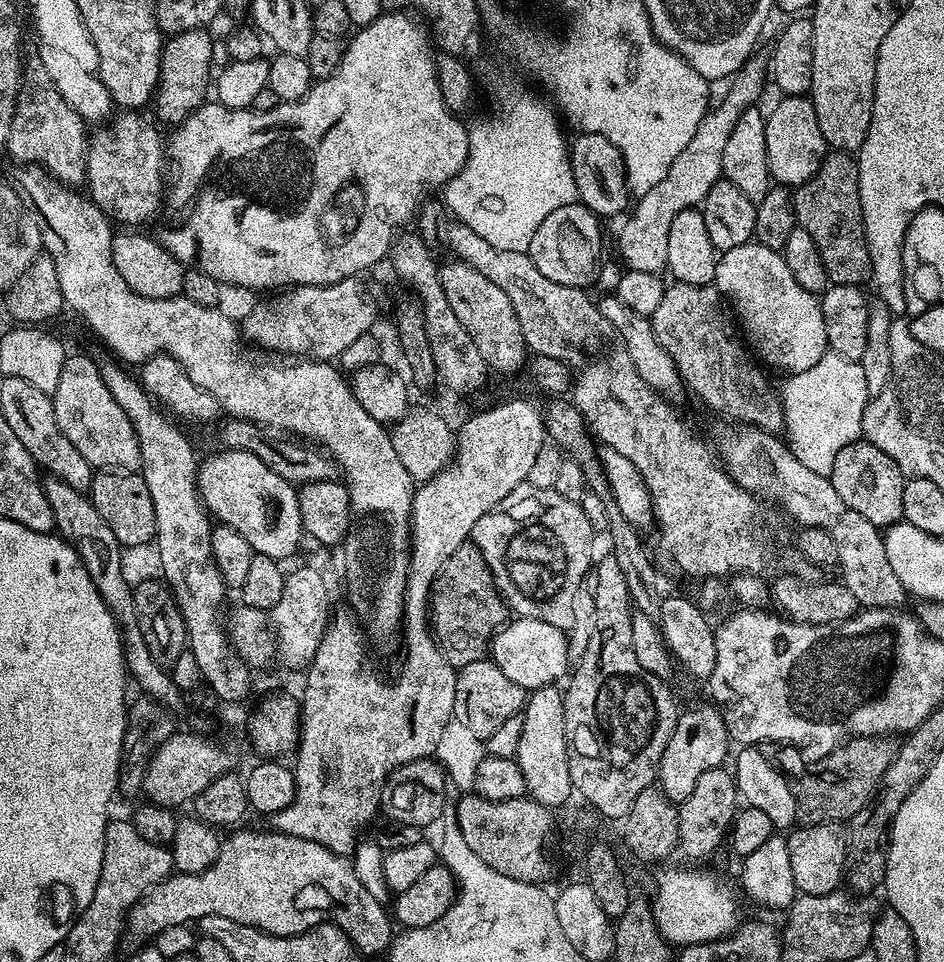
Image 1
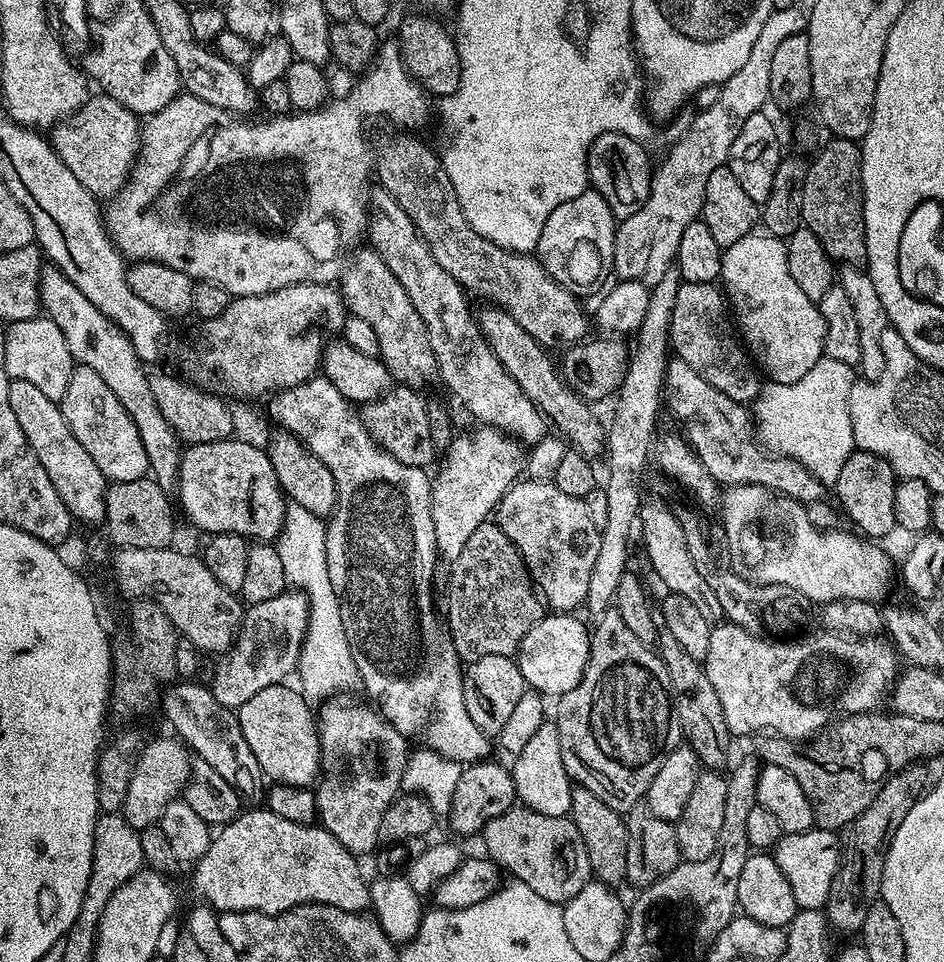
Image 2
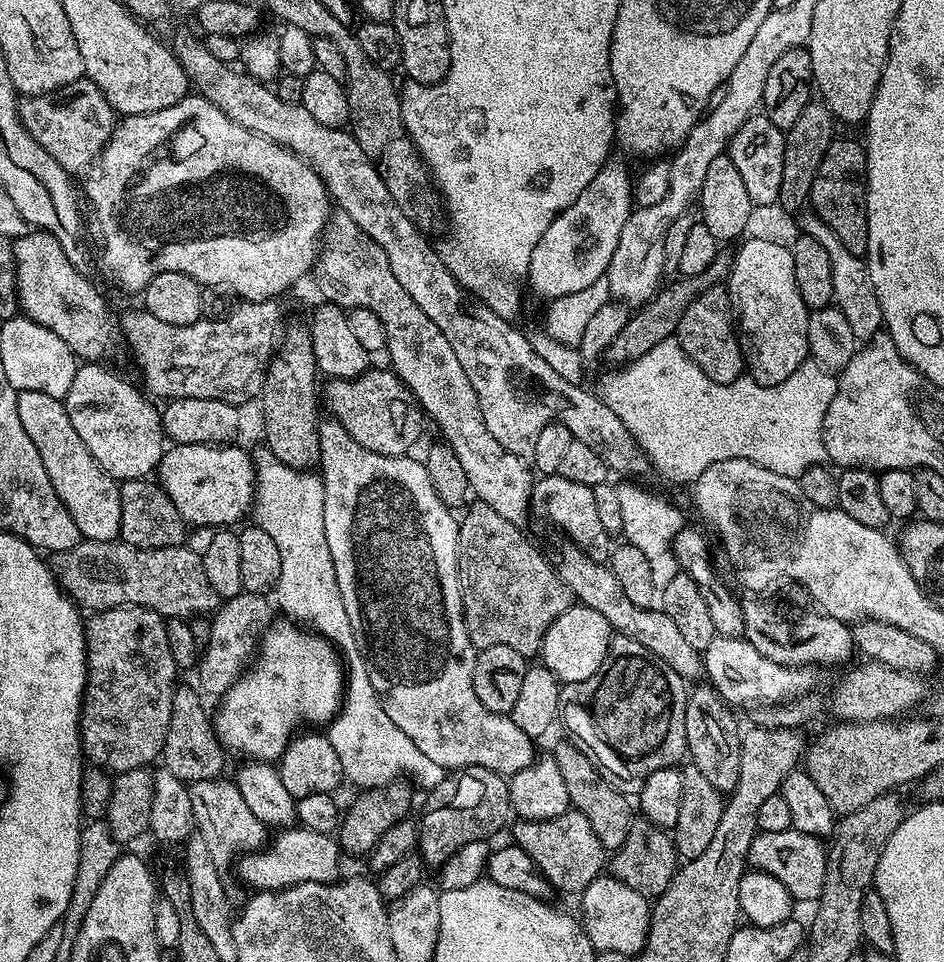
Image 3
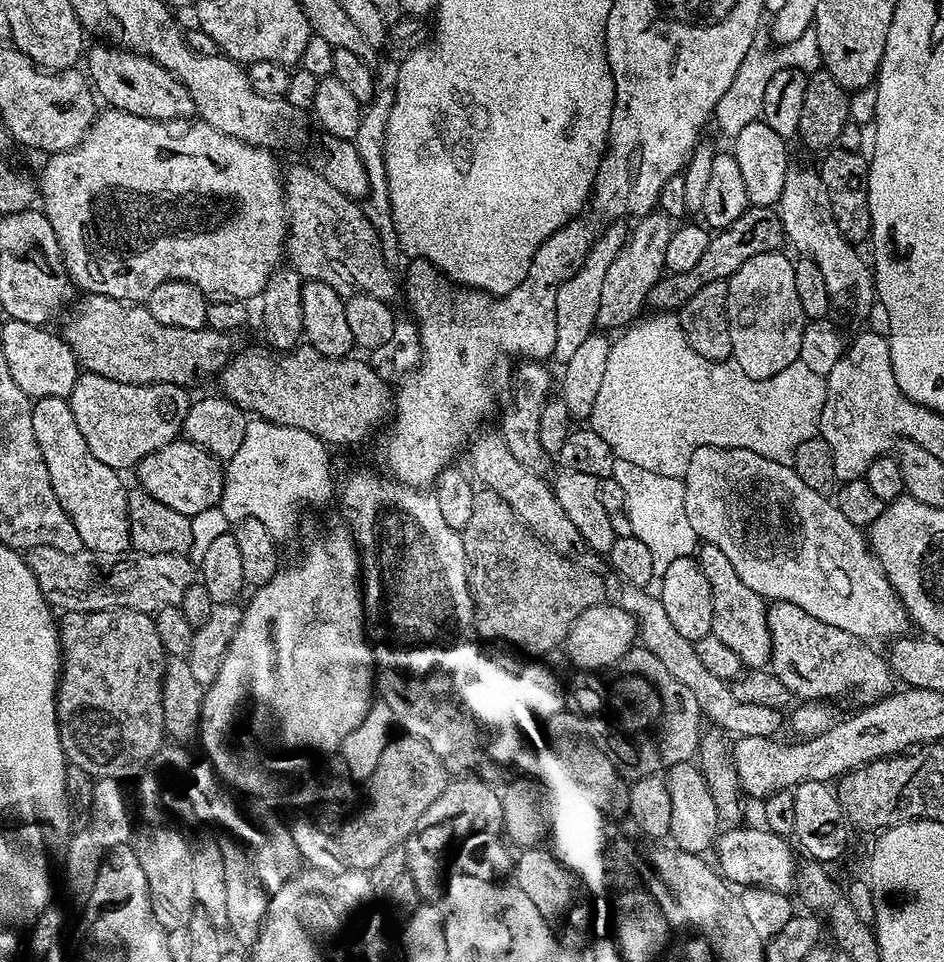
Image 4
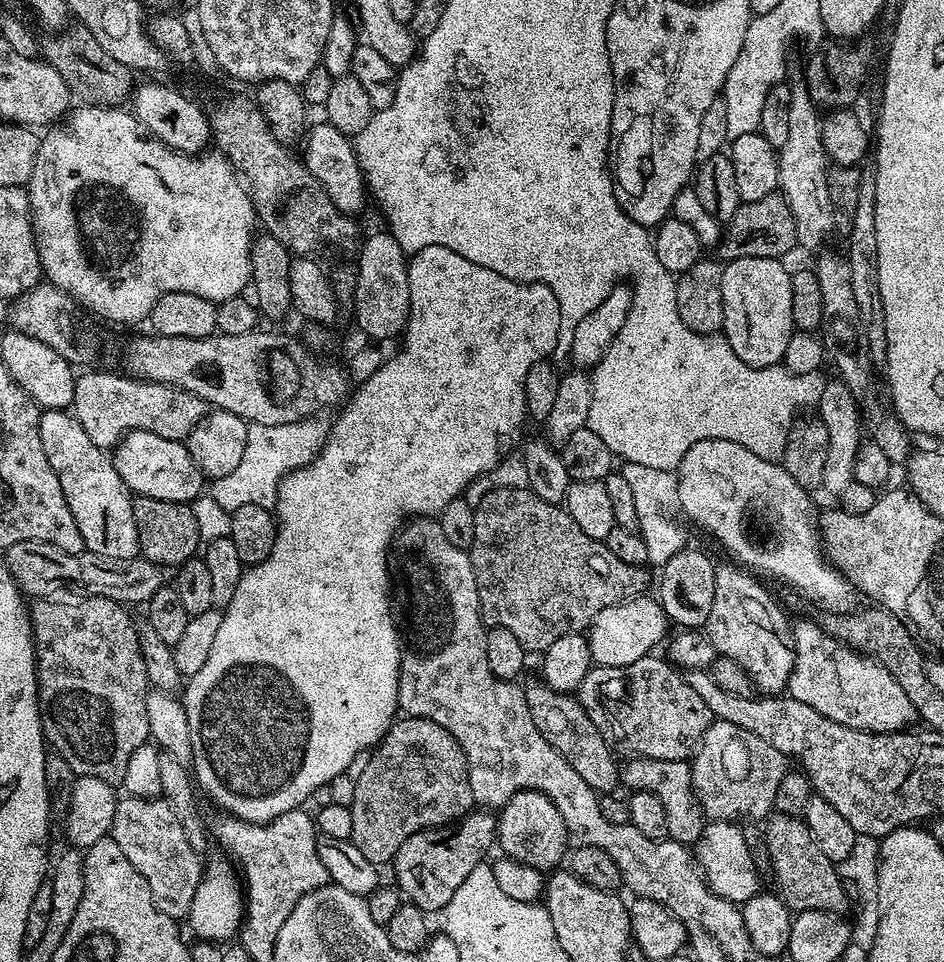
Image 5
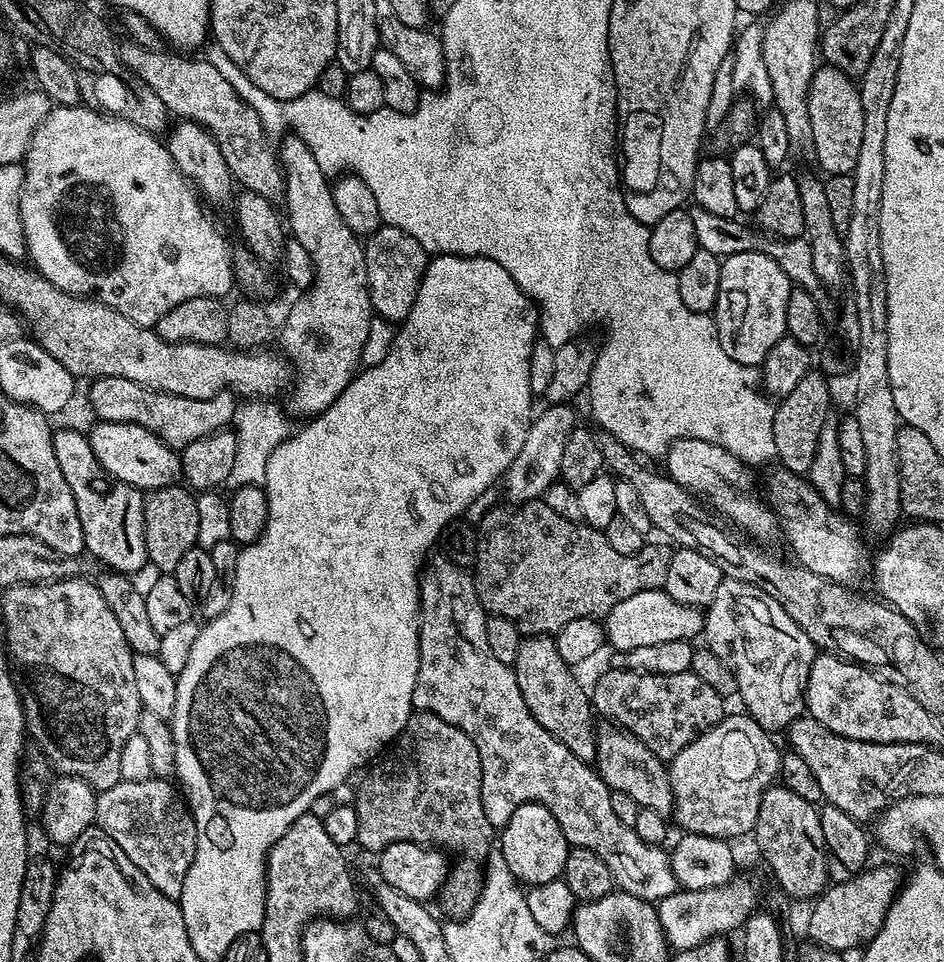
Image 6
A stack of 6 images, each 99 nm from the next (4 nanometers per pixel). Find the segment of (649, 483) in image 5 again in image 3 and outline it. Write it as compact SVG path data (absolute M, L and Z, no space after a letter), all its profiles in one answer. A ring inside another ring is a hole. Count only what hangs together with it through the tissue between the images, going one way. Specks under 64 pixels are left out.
M626 480L626 483L619 483L618 502L621 503L622 511L622 536L623 539L642 551L646 560L650 563L651 578L658 592L662 592L670 584L680 571L676 556L672 552L672 544L685 527L684 520L678 507L662 496L658 496L636 484L636 482Z

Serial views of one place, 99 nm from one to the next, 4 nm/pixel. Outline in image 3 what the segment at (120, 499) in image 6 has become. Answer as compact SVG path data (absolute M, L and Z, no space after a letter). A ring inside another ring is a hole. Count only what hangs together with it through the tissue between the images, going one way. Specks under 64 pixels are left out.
M38 390L17 392L16 401L22 430L26 430L30 442L34 442L42 466L46 466L46 474L50 474L50 486L54 486L54 494L58 494L66 506L70 518L74 518L74 526L78 526L81 537L98 542L116 540L122 522L120 484L106 474L90 450L86 450L86 442L78 438L78 430L74 430L74 422L70 422L64 401L50 398L50 394L38 394Z

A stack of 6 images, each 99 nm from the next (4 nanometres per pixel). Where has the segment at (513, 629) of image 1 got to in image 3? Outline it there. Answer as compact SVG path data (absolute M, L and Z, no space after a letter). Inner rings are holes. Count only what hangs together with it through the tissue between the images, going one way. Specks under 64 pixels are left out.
M573 603L562 615L557 618L546 630L546 634L540 640L538 653L543 667L549 668L561 685L586 682L602 666L602 662L608 653L608 642L614 633L612 627L598 614L598 610L590 610L585 604Z

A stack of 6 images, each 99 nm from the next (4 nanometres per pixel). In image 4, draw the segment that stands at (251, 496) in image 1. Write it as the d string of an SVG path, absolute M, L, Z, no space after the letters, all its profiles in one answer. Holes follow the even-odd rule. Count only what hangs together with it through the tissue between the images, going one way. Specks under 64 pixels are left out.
M177 438L171 440L152 454L146 454L134 469L139 487L146 494L158 498L158 502L166 502L170 510L178 510L178 514L192 517L202 514L202 510L210 510L220 503L220 495L224 486L224 468L221 461L211 456L206 450L189 440Z

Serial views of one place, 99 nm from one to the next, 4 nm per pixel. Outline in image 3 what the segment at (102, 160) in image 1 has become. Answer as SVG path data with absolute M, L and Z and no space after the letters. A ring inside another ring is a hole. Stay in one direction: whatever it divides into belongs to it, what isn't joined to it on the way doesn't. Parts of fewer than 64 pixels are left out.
M87 78L68 85L59 98L49 94L25 99L19 110L20 121L22 126L26 126L30 138L34 138L34 142L38 142L38 146L42 146L42 150L46 150L46 154L50 154L50 158L70 174L87 173L99 161L106 142L112 136L112 129L118 123L118 114L110 102L106 102L102 90Z

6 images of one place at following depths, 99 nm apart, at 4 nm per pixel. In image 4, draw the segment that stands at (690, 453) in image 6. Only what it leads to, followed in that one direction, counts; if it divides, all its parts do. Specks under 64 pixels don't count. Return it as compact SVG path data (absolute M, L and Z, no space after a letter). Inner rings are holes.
M702 446L690 456L690 466L686 466L682 479L686 513L696 537L718 546L730 558L730 566L734 566L738 578L765 601L785 600L802 606L818 622L838 626L838 630L869 642L875 641L875 636L899 638L909 631L910 617L904 603L872 555L865 533L849 522L827 495L806 486L791 463L762 458L754 450Z

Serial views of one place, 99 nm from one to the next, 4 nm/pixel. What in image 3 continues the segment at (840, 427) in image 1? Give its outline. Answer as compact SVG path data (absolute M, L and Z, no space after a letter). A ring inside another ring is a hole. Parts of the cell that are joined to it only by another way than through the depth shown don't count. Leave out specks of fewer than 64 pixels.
M673 338L671 340L658 342L658 346L646 350L646 354L642 354L637 360L617 367L613 372L616 373L604 384L602 399L606 406L614 410L614 414L622 420L622 425L626 426L626 430L636 439L637 446L648 456L651 467L655 469L656 472L657 470L660 471L666 479L673 480L676 484L685 484L685 486L691 485L702 474L702 470L706 470L706 466L714 466L714 462L726 462L730 458L749 460L758 466L766 466L766 470L774 470L774 474L786 474L787 476L794 476L797 478L803 475L804 472L810 470L811 467L823 465L825 463L824 419L826 418L826 410L830 406L830 402L836 393L837 377L829 372L827 368L823 368L821 364L806 362L802 366L798 366L798 370L794 370L794 374L790 374L790 378L786 378L786 382L782 382L773 388L770 386L762 386L751 378L741 378L734 381L732 384L719 384L711 380L682 350L682 346L679 342Z

